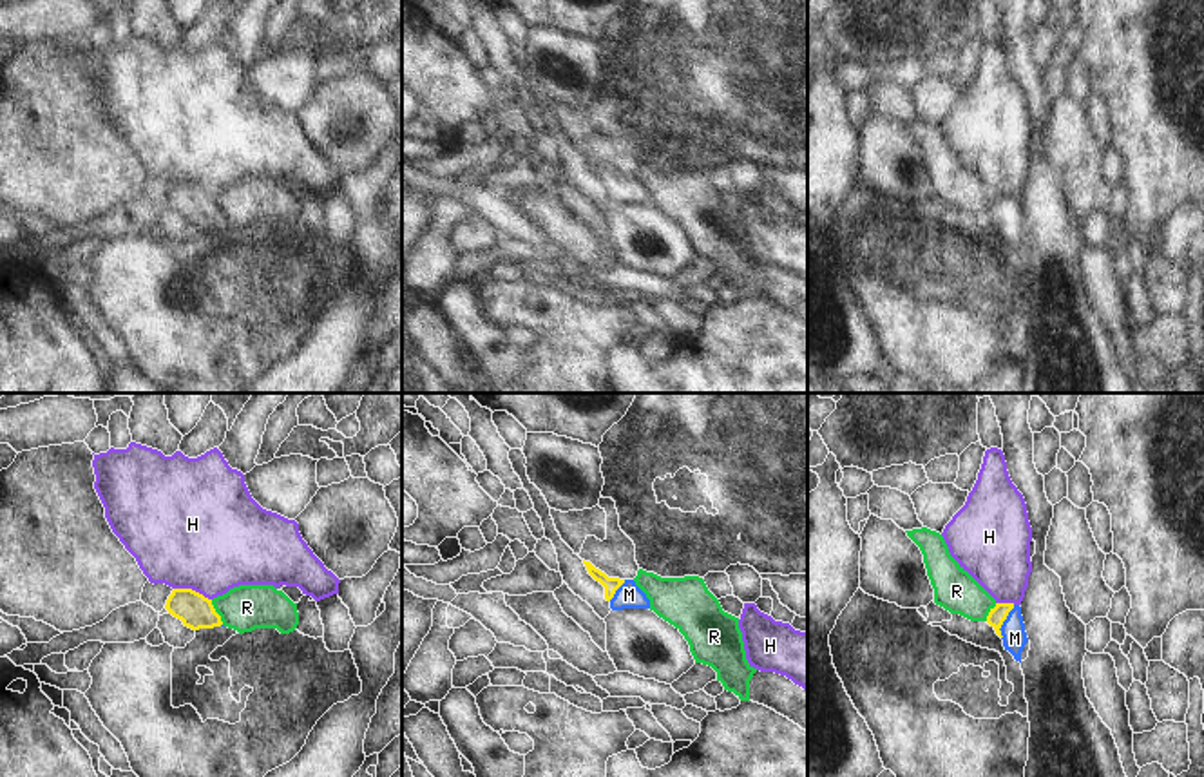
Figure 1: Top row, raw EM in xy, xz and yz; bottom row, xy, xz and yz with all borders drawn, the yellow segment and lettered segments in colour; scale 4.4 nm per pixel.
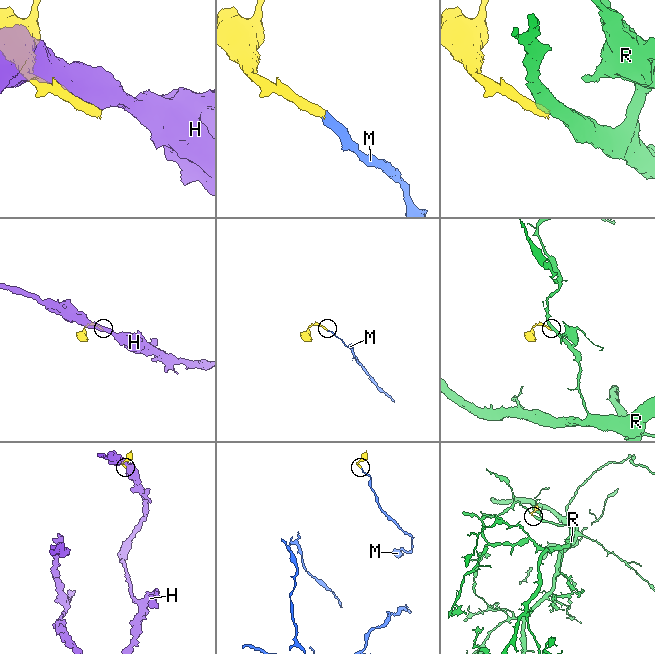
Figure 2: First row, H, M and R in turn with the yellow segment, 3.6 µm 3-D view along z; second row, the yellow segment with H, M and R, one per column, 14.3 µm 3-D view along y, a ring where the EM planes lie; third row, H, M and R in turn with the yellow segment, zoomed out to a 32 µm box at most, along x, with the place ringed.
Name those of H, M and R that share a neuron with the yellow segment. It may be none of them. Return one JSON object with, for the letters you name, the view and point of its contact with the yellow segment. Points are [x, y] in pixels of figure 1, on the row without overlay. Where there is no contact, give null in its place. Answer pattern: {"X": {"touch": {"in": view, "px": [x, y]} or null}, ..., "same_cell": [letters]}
{"M": {"touch": {"in": "yz", "px": [1003, 214]}}, "same_cell": ["M"]}

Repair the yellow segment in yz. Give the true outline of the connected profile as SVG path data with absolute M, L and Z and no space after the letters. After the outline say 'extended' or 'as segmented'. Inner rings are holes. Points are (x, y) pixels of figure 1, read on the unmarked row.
M996 197L987 210L987 217L1003 234L1005 245L1008 245L1014 254L1021 257L1021 246L1028 235L1021 201L1014 197Z; extended

